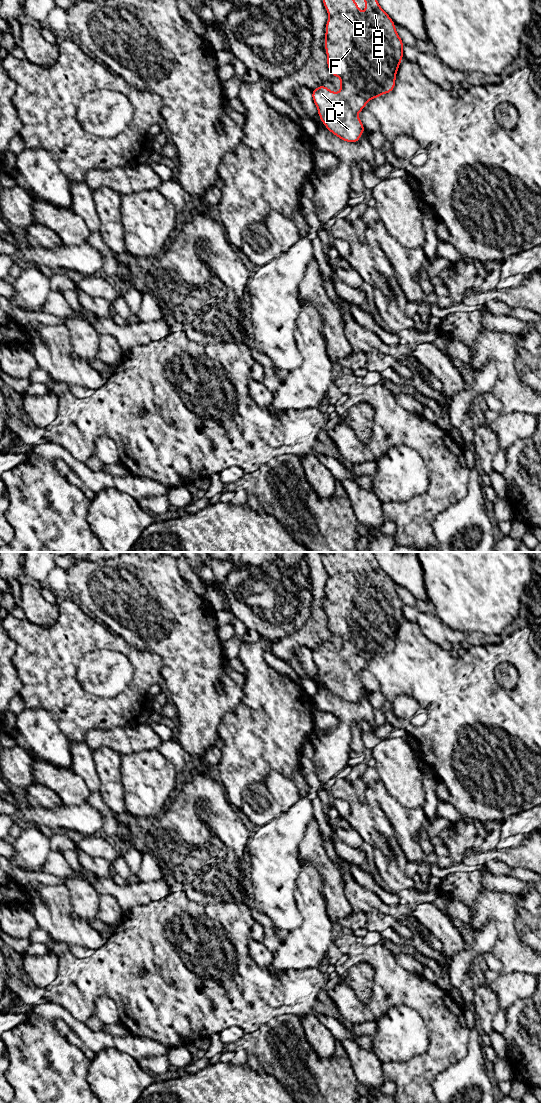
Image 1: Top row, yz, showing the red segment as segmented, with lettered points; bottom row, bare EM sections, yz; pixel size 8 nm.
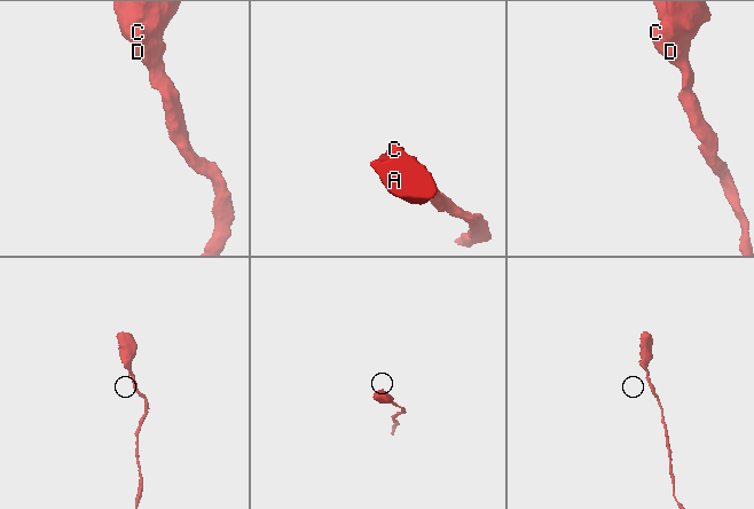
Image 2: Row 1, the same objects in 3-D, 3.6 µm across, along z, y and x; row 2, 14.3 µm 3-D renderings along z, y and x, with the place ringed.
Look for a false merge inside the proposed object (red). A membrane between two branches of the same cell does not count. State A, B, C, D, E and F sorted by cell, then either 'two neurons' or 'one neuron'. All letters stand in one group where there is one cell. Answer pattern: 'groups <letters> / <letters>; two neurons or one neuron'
groups A B C D E F; one neuron

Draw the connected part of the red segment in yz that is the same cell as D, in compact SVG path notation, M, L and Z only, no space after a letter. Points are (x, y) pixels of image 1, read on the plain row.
M321 552L323 564L329 575L324 601L328 629L331 635L340 638L341 648L338 653L334 653L326 646L320 645L311 653L319 677L325 687L340 699L356 703L365 690L358 673L365 668L369 660L390 653L394 649L397 630L403 619L404 603L395 589L395 583L380 567L373 552L353 552L354 557L365 559L365 574L360 571L357 563L349 557L349 553Z

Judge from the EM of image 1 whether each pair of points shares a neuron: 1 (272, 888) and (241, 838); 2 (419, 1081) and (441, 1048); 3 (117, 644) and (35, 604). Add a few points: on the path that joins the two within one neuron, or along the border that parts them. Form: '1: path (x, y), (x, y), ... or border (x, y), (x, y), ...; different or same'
1: border (252, 833), (246, 846); different
2: path (420, 1073), (437, 1056); same
3: border (57, 620), (47, 626), (34, 625); different

